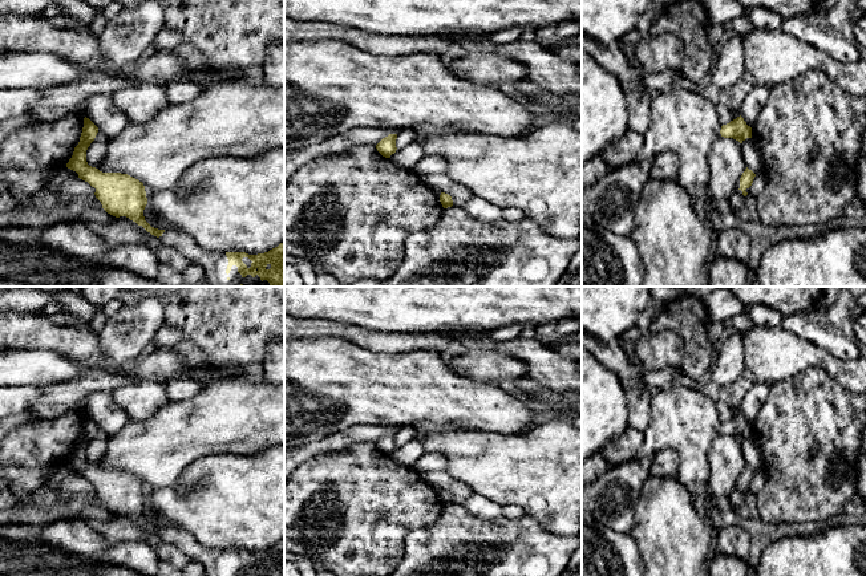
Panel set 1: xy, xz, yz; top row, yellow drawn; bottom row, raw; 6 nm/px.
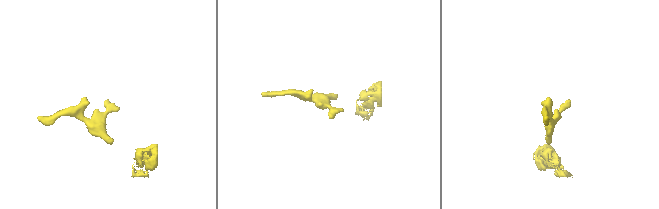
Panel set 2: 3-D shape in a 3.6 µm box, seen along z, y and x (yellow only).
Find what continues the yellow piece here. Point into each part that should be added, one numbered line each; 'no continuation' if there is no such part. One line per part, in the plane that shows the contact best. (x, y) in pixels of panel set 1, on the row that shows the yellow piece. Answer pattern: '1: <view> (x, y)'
1: xy (214, 264)

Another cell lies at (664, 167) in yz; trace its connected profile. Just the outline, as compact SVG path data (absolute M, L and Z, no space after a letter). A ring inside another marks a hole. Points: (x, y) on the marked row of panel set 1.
M663 151L653 158L650 177L655 180L676 180L677 170L677 155L673 151Z

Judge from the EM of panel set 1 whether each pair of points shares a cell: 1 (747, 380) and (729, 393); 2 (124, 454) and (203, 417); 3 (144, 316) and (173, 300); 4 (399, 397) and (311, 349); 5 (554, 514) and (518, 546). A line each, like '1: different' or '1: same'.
1: same
2: same
3: different
4: same
5: different

